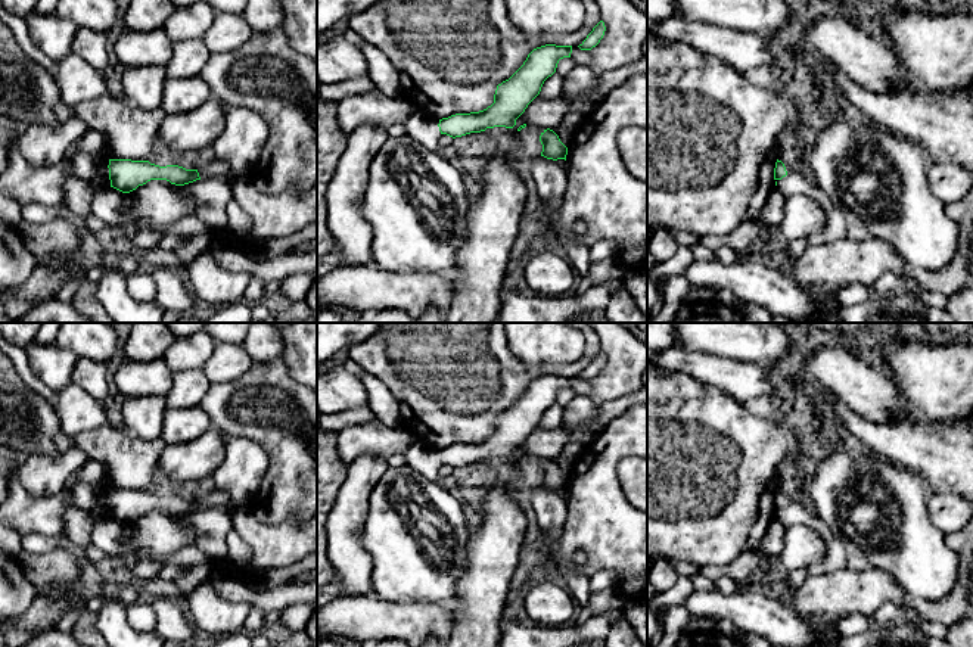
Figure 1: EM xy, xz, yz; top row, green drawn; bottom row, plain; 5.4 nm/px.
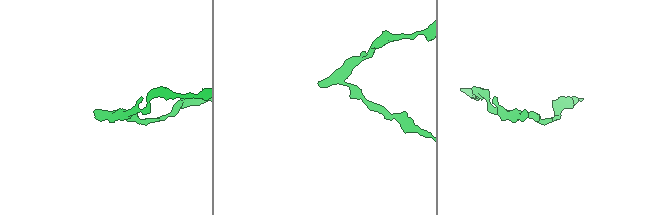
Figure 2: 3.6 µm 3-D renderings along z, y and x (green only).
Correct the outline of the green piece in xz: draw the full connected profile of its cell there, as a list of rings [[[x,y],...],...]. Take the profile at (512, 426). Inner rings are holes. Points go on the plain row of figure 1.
[[[545,374],[537,377],[509,410],[497,416],[491,436],[479,442],[456,444],[442,450],[429,450],[416,441],[405,452],[407,464],[435,482],[442,464],[456,469],[494,457],[513,458],[516,450],[540,424],[544,411],[556,402],[559,391],[571,388],[571,383],[572,376]]]

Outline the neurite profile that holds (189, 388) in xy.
[[[202,368],[174,373],[171,391],[165,396],[167,408],[177,410],[200,405],[209,386],[211,382]]]

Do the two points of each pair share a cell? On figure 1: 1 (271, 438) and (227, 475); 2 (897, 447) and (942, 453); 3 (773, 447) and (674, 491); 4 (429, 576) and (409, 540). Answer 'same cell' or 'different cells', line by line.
1: different cells
2: same cell
3: same cell
4: same cell

